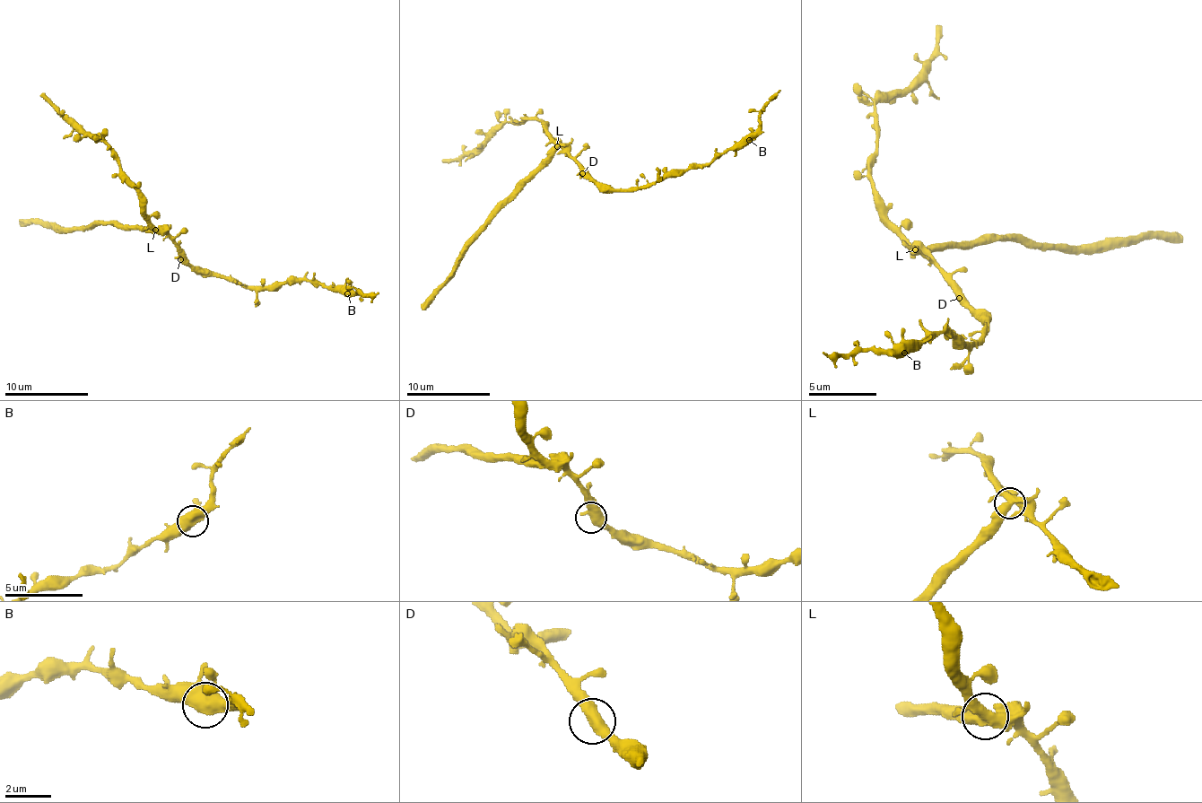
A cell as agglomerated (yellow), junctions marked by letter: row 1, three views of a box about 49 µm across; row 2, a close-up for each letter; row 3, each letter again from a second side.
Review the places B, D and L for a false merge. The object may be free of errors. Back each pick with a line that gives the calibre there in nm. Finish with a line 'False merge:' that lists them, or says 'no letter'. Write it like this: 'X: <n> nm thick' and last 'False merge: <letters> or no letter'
L: 480 nm thick
False merge: L

